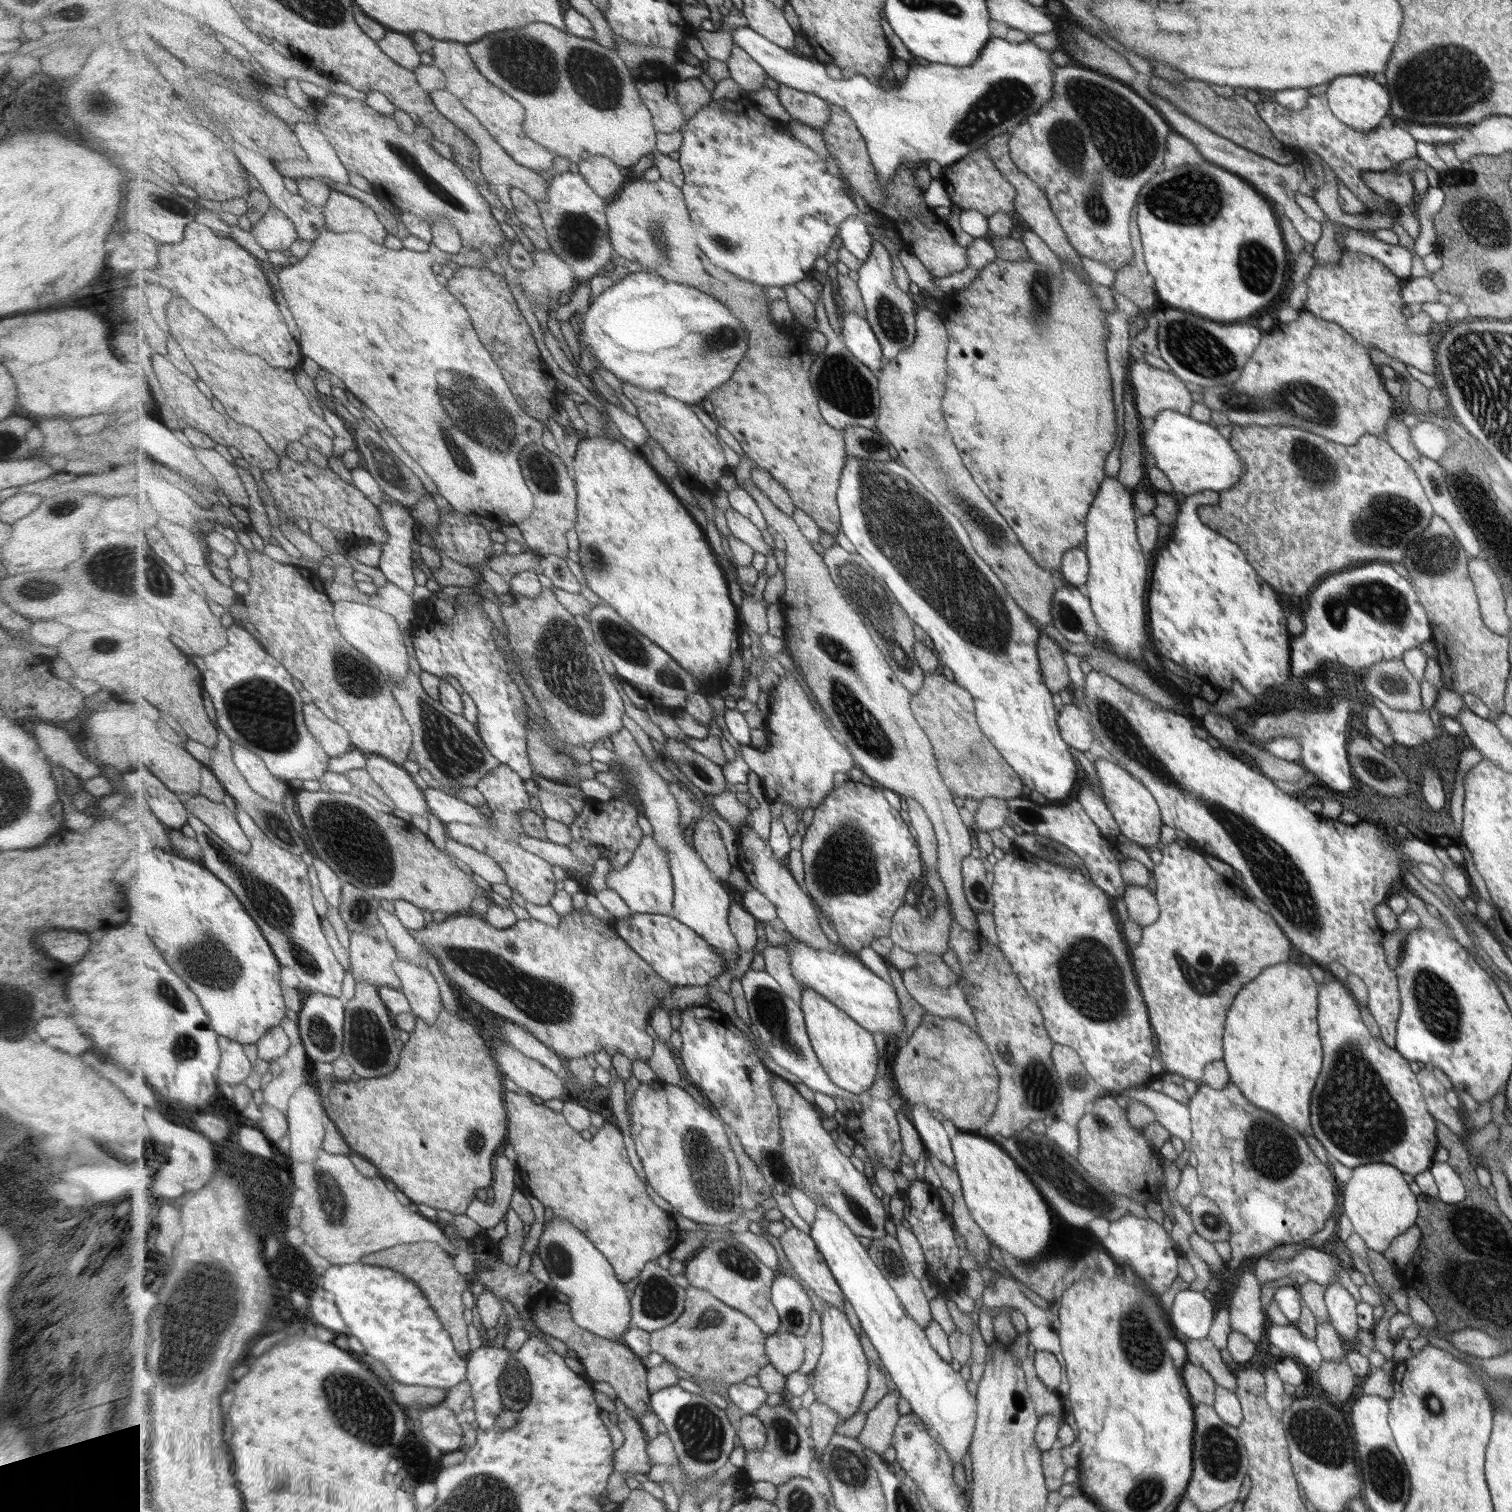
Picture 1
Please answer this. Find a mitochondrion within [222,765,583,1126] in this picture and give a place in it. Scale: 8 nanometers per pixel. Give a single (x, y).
(347, 834)

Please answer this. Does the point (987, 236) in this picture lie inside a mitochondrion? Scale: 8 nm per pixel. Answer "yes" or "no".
no

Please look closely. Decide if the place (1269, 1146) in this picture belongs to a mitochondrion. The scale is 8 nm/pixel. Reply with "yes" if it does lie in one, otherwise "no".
yes

